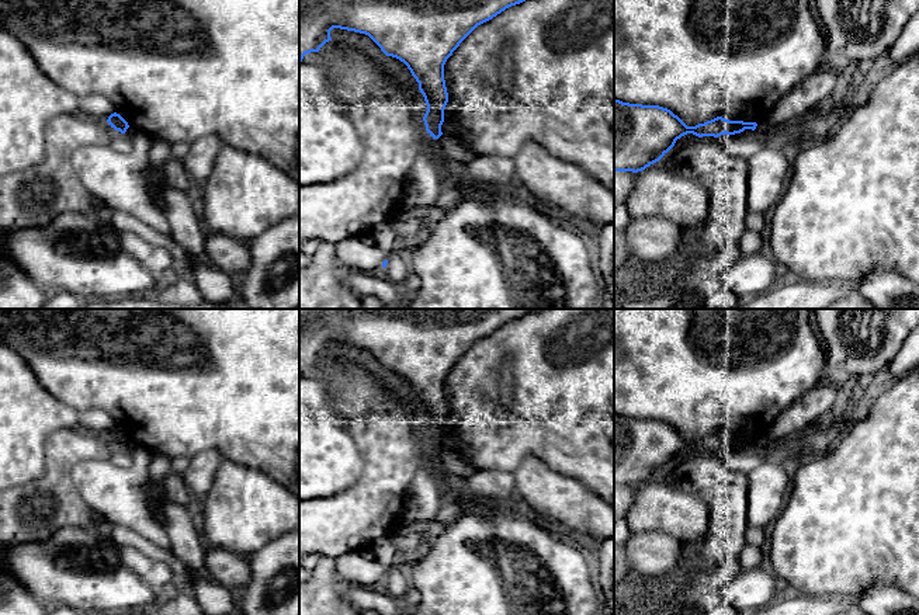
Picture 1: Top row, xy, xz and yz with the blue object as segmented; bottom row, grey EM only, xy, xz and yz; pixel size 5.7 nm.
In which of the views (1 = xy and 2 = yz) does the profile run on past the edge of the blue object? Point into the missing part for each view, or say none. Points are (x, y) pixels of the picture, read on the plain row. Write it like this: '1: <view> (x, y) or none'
1: none
2: none

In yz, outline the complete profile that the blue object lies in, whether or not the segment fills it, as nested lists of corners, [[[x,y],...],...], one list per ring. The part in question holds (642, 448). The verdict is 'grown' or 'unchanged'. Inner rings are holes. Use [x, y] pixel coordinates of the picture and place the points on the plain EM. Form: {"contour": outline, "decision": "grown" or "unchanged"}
{"contour": [[[614,414],[614,486],[638,487],[659,476],[687,448],[698,452],[755,445],[756,437],[717,431],[687,441],[670,424],[659,420],[630,418]]], "decision": "unchanged"}

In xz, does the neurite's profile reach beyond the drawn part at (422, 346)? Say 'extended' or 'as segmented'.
as segmented

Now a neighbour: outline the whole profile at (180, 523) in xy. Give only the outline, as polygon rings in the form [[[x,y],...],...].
[[[150,451],[149,479],[159,497],[162,527],[170,539],[171,552],[183,562],[185,570],[200,573],[204,569],[207,545],[200,531],[197,512],[166,500],[162,483],[170,472],[171,459]]]

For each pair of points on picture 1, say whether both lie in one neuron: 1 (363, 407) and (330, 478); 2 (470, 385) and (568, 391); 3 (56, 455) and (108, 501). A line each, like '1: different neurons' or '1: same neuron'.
1: different neurons
2: same neuron
3: different neurons

